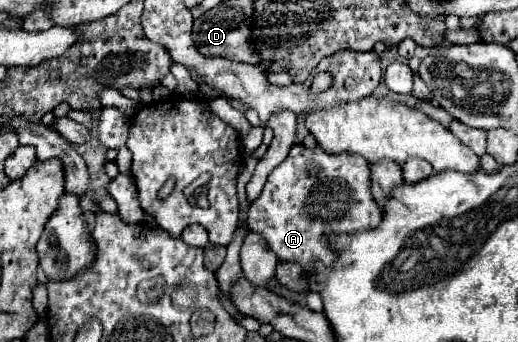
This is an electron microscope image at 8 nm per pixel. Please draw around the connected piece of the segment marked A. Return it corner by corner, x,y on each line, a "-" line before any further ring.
292,145
284,163
280,163
272,175
268,177
262,195
250,205
250,231
260,233
270,249
278,255
280,261
292,261
306,271
312,267
312,261
322,261
324,265
332,265
336,261
336,253
326,247
322,235
328,231
346,231
354,233
360,229
372,229
380,223
382,211
372,199
370,191
370,169
366,159
360,155
328,155
320,147
306,149
304,145

